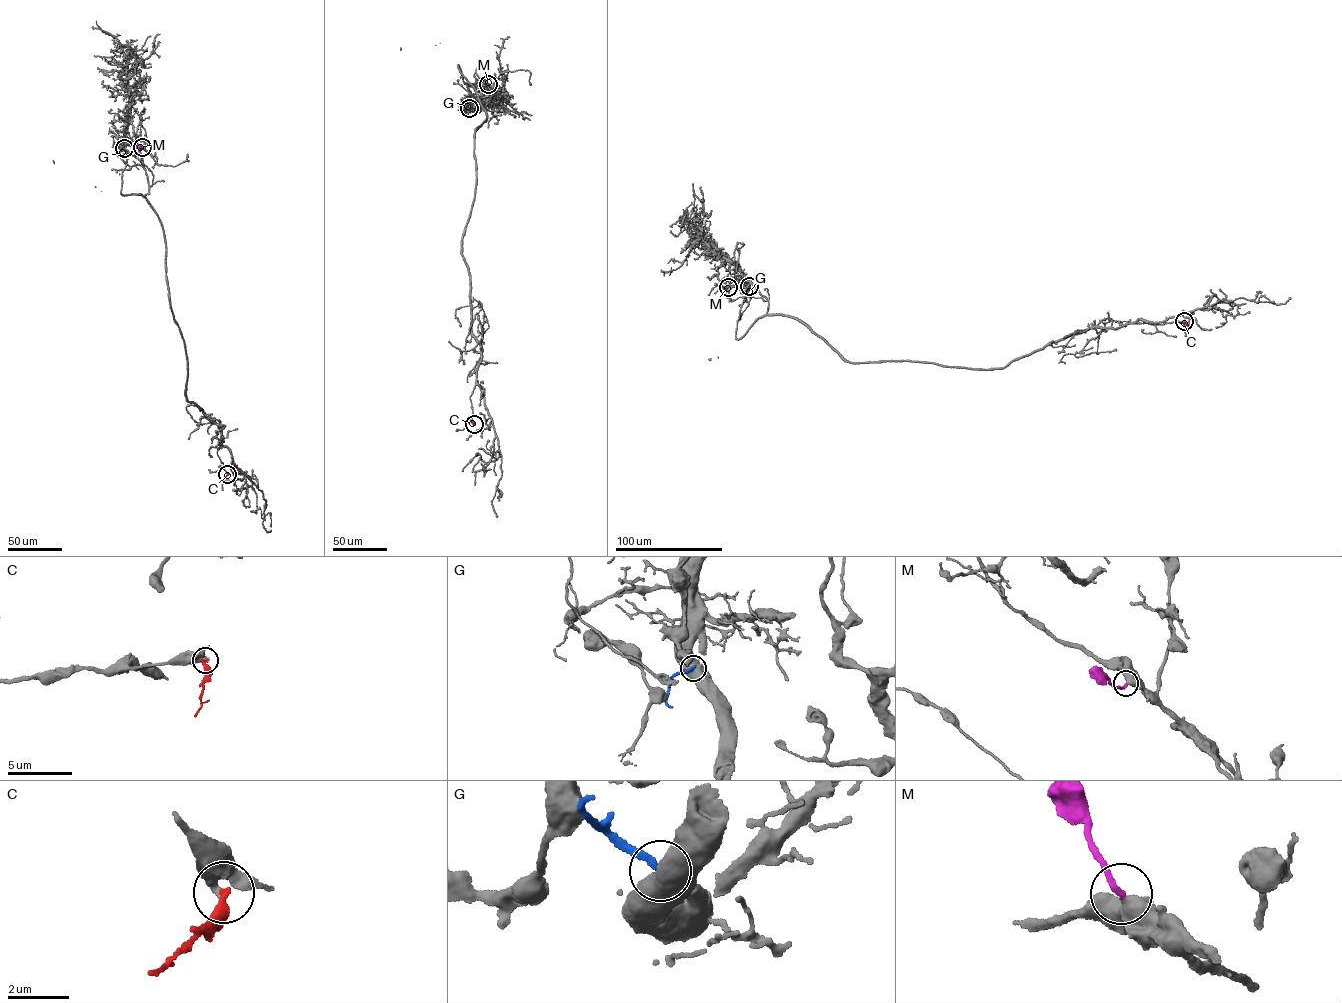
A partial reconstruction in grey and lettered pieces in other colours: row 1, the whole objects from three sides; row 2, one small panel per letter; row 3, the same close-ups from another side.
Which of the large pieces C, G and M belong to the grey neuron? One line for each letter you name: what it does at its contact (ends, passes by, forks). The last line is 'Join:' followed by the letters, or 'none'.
M: it ends
Join: M

